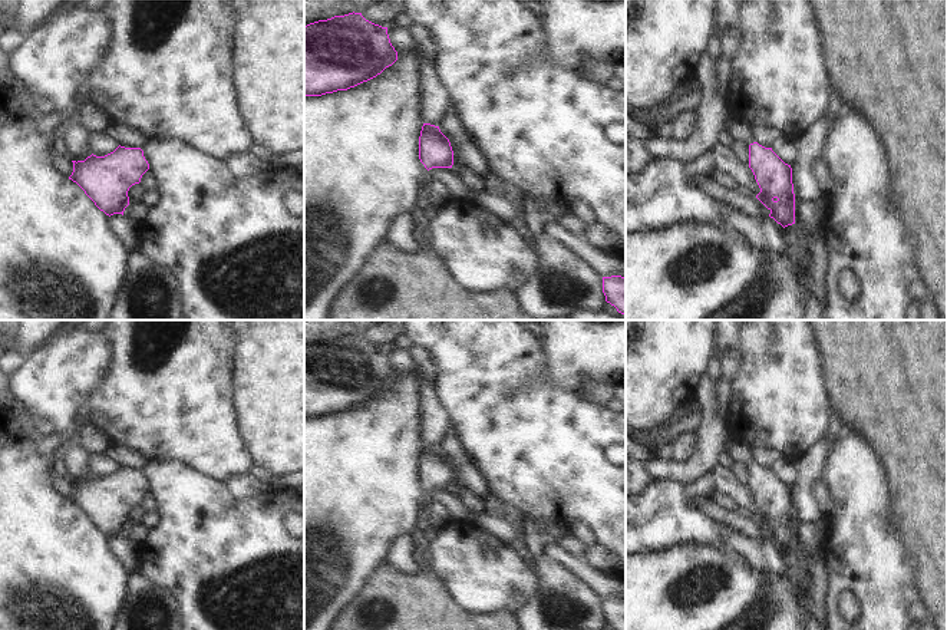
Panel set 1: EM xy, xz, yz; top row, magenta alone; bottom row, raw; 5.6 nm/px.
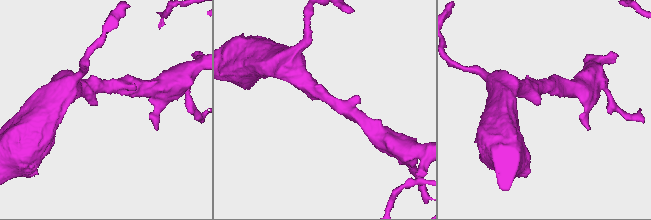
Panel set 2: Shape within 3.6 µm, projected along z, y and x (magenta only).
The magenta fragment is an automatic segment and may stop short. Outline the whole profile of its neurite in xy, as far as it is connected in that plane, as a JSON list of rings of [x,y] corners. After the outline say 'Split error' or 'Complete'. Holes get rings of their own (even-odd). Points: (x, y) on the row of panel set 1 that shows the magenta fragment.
[[[118,146],[105,156],[90,155],[85,161],[72,161],[69,177],[106,215],[122,214],[129,205],[128,191],[139,184],[149,164],[141,148]]]. Complete.

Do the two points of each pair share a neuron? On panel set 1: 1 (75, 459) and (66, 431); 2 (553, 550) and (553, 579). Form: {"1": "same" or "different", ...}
{"1": "same", "2": "different"}

